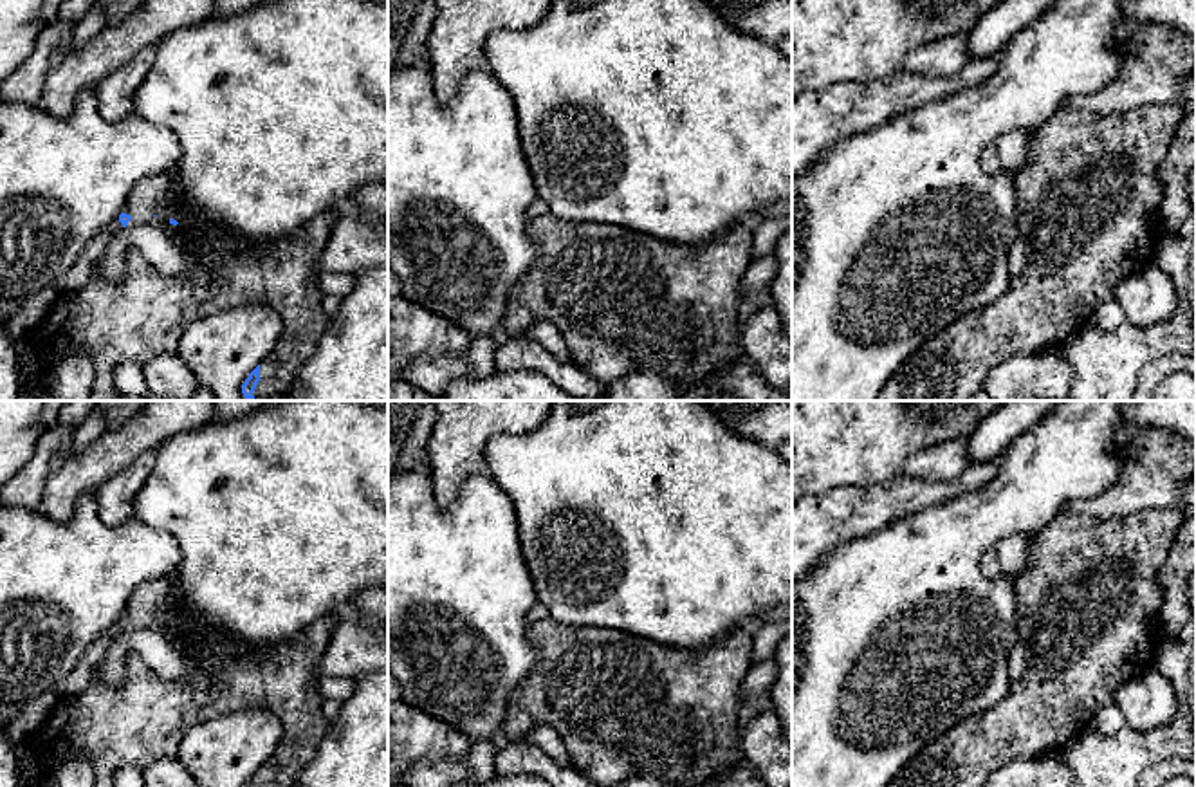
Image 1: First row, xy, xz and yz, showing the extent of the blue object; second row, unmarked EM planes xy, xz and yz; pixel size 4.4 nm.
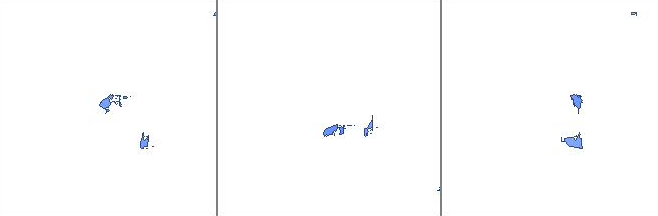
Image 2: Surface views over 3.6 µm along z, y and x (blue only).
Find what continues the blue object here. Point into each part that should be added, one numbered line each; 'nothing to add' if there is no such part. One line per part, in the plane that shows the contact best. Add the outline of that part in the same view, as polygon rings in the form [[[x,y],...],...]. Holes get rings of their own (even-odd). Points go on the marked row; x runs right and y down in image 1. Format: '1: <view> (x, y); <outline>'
1: xy (143, 316); [[[339,211],[323,213],[290,236],[272,242],[247,242],[213,220],[188,217],[175,244],[193,262],[215,271],[211,282],[162,274],[130,245],[124,251],[126,271],[121,282],[105,280],[96,262],[92,280],[78,291],[61,292],[36,332],[18,343],[18,350],[31,352],[49,375],[70,352],[83,352],[92,359],[96,372],[90,401],[119,401],[114,372],[121,363],[144,366],[157,356],[177,354],[186,327],[211,314],[244,305],[269,305],[280,314],[283,329],[272,352],[260,363],[260,381],[253,395],[287,395],[330,323],[321,305],[325,294],[317,287],[317,274],[319,258],[339,217]]]

